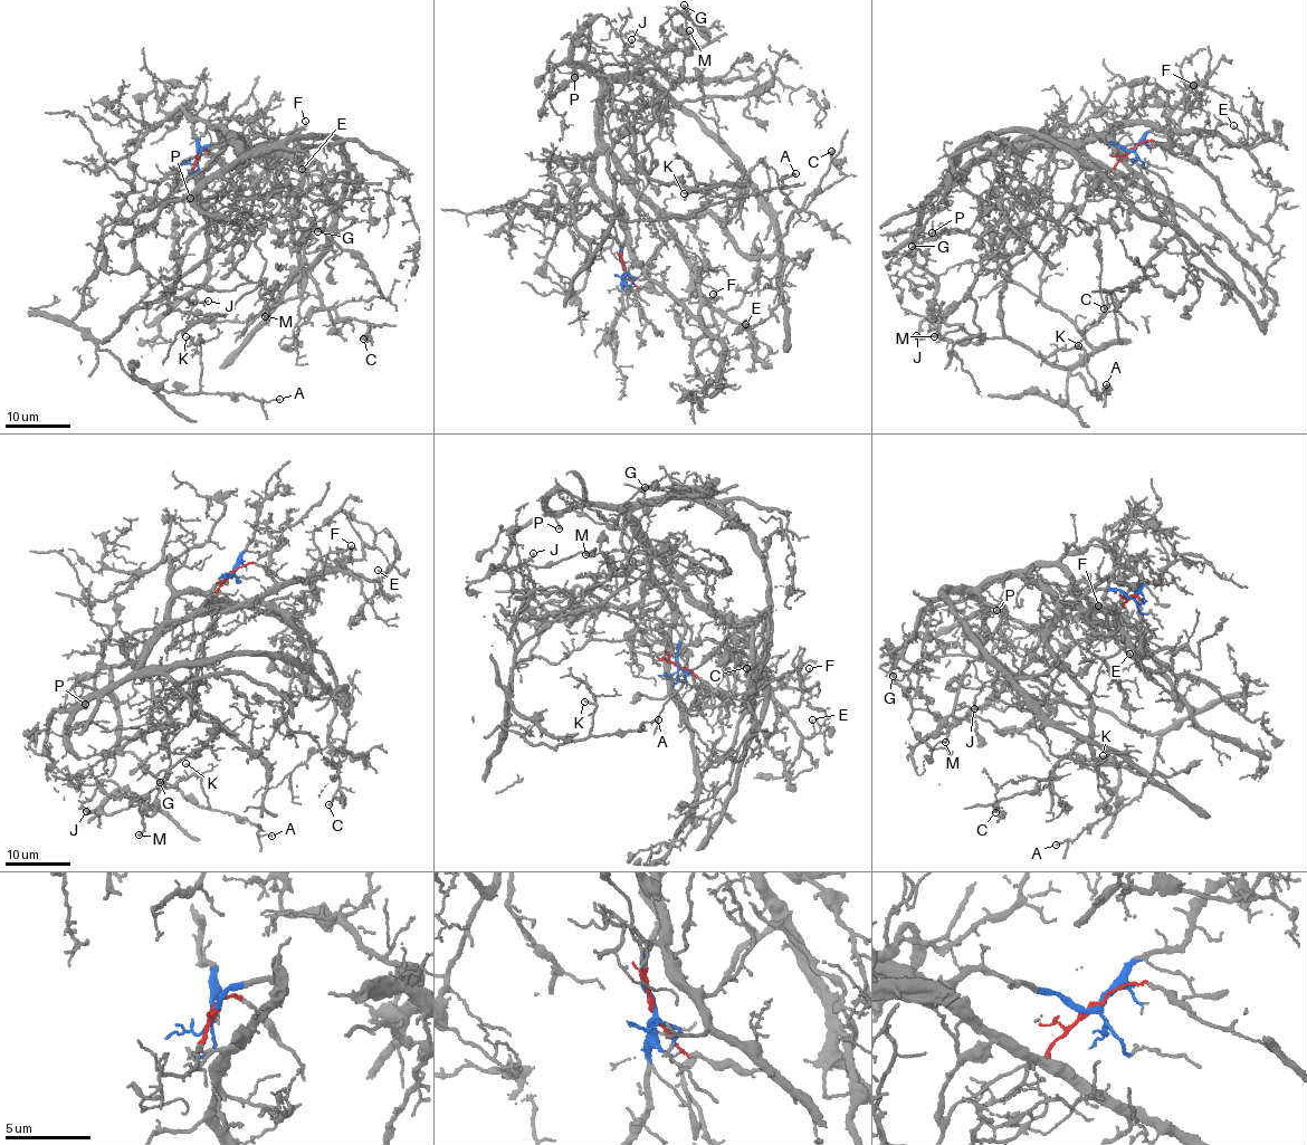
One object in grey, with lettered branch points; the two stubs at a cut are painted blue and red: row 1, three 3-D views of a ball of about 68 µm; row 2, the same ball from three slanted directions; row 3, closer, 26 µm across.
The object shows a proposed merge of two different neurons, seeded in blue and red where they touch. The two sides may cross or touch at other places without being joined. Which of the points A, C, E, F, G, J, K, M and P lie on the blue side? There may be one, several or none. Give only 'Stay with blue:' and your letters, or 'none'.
Stay with blue: C, E, F, G, P

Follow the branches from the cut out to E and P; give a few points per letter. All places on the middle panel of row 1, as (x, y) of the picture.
E: (625, 270), (626, 231), (593, 179), (602, 151), (660, 211), (689, 261), (692, 283), (754, 335), (745, 325)
P: (625, 270), (620, 247), (626, 231), (612, 202), (593, 177), (601, 88), (593, 74), (575, 63), (573, 77)

